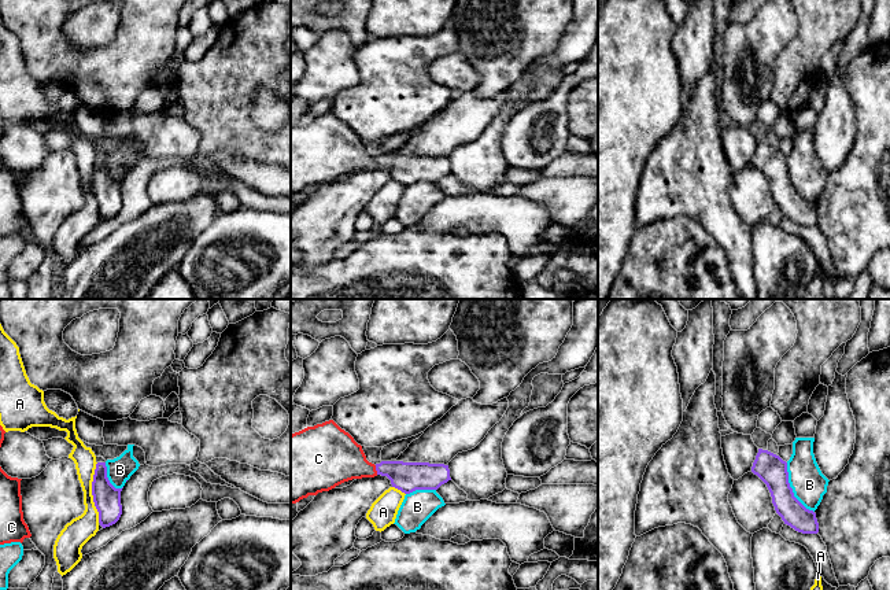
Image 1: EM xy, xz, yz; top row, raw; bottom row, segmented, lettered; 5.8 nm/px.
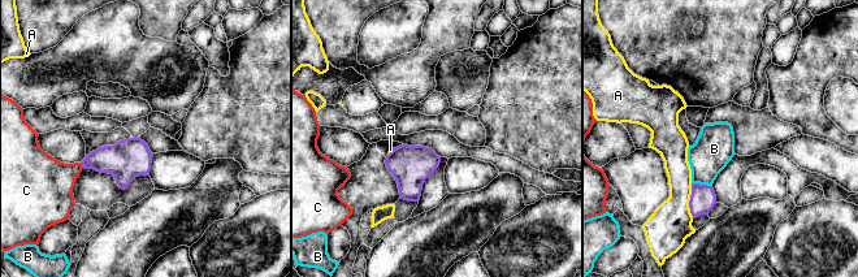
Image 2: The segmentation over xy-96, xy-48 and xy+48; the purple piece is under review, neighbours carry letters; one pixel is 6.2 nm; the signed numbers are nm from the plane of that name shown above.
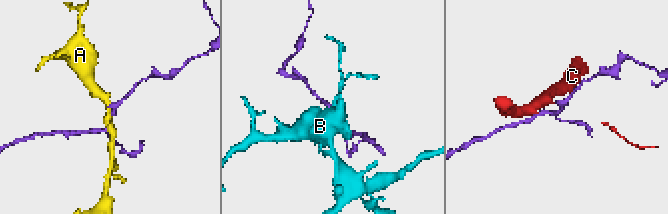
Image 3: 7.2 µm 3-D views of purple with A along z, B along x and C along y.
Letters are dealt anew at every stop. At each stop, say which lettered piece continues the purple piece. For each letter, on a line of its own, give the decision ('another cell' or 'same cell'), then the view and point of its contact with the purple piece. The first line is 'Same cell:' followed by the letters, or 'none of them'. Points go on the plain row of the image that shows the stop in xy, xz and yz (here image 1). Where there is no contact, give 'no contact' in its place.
Same cell: C
A: another cell; meets purple in xy at (92, 185)
B: another cell; meets purple in yz at (791, 181)
C: same cell; meets purple in xz at (376, 162)

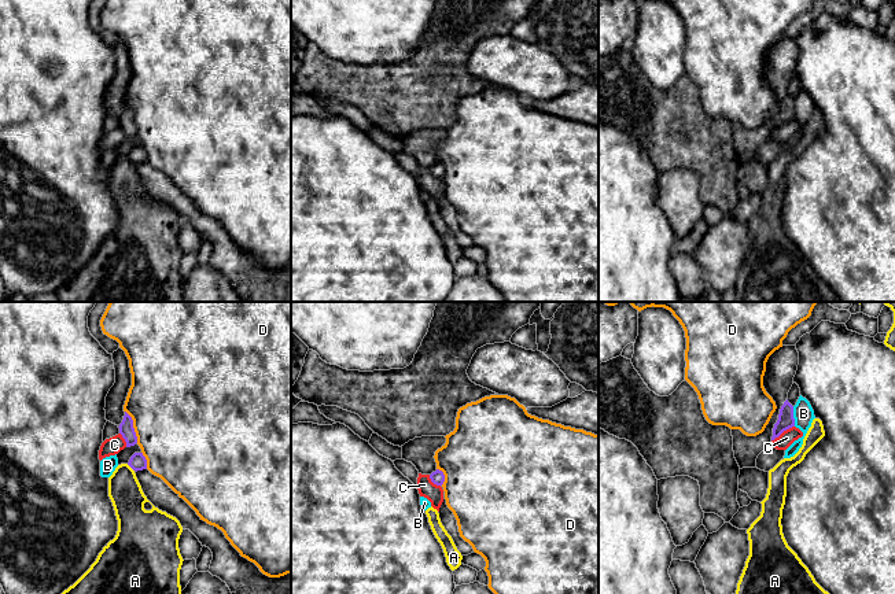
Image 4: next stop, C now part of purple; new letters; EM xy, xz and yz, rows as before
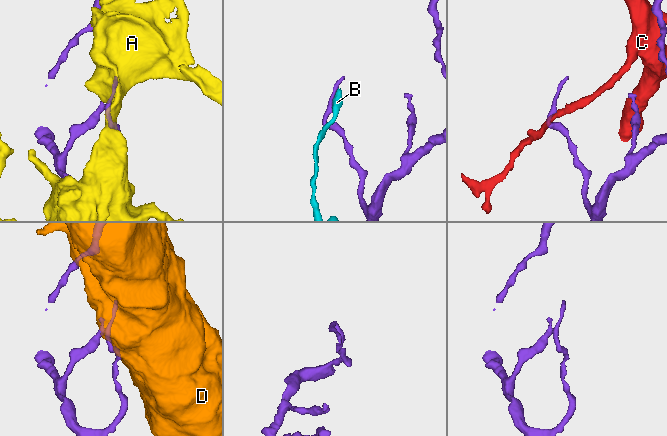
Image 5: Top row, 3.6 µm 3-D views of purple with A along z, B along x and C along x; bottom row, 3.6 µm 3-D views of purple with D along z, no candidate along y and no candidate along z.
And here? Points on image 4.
Same cell: B
A: another cell; meets purple in xy at (131, 159)
B: same cell; meets purple in yz at (792, 109)
C: another cell; meets purple in yz at (783, 124)
D: another cell; meets purple in xy at (132, 120)

